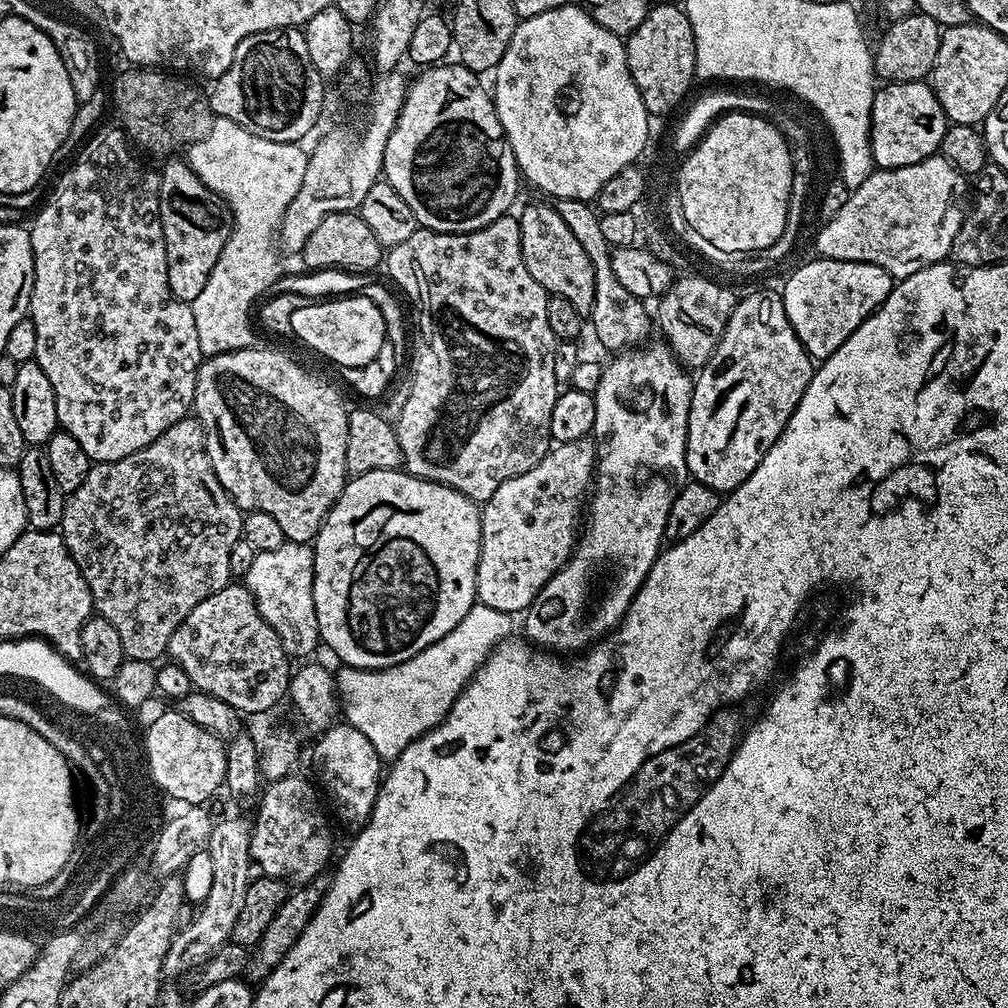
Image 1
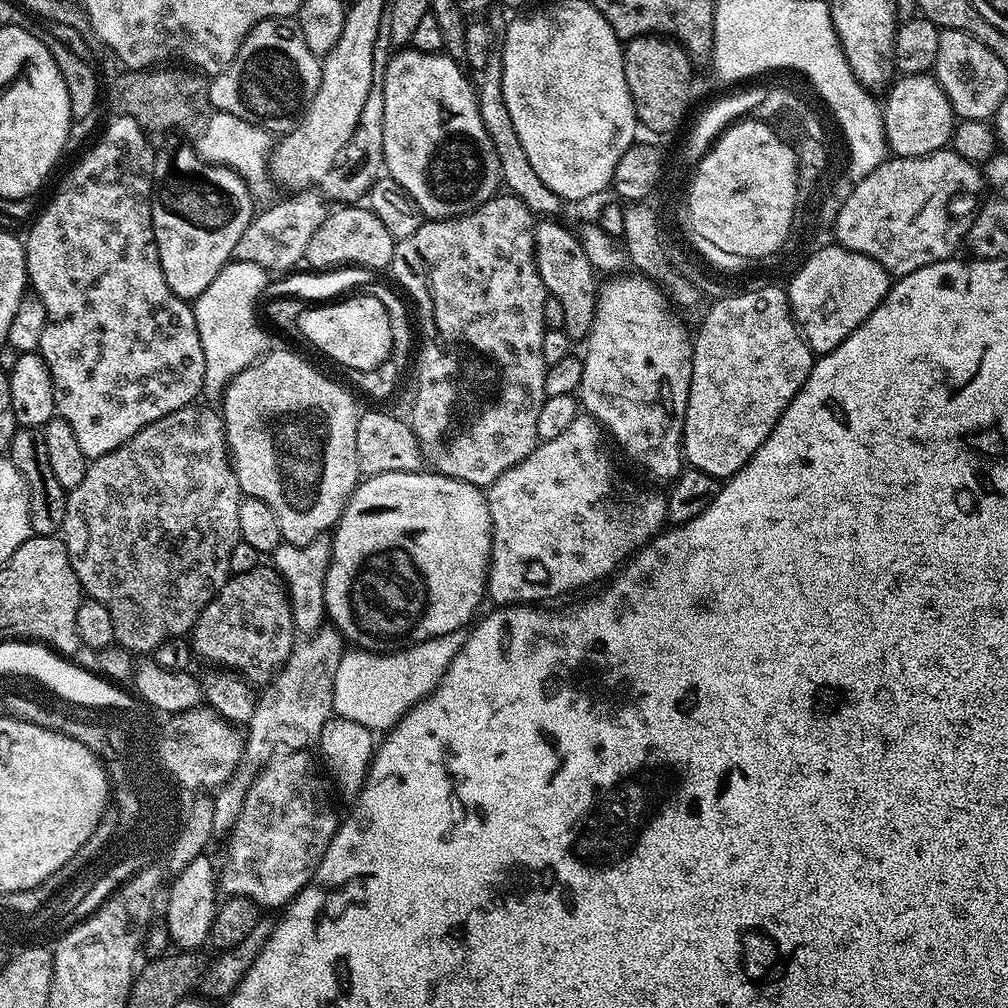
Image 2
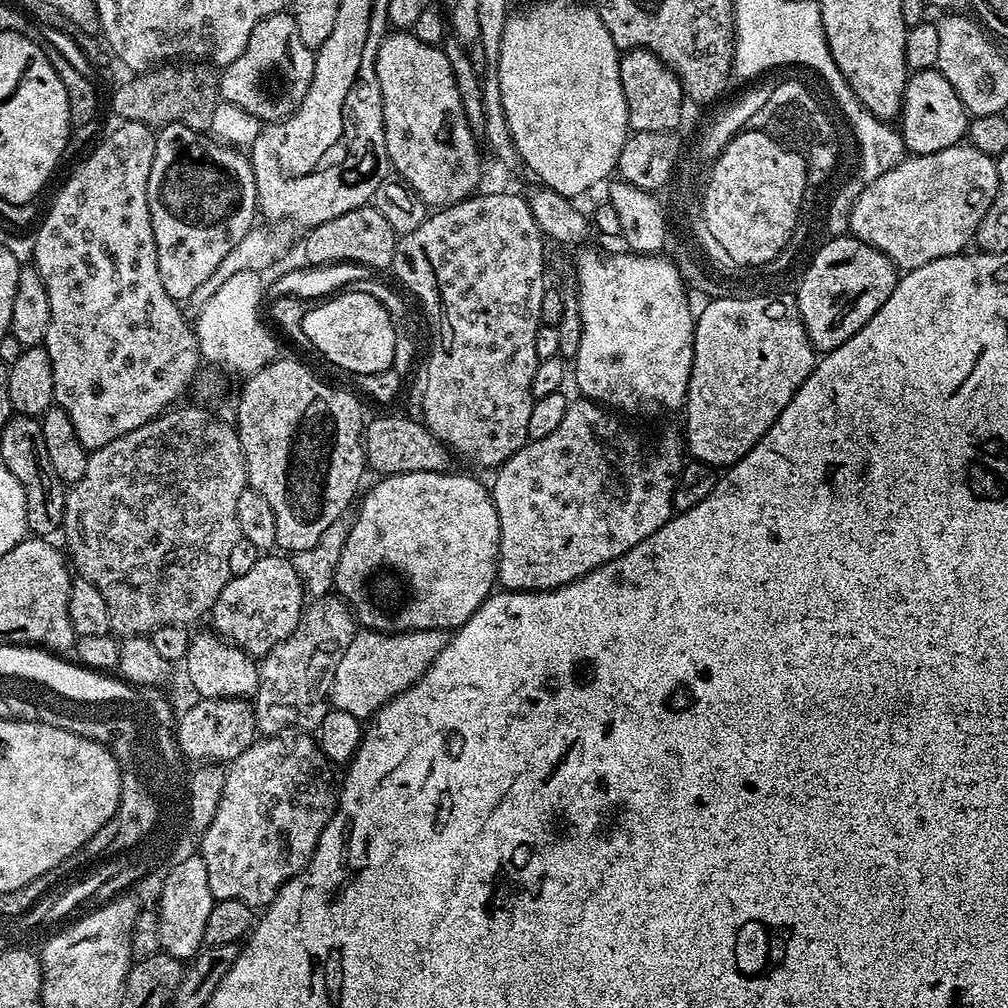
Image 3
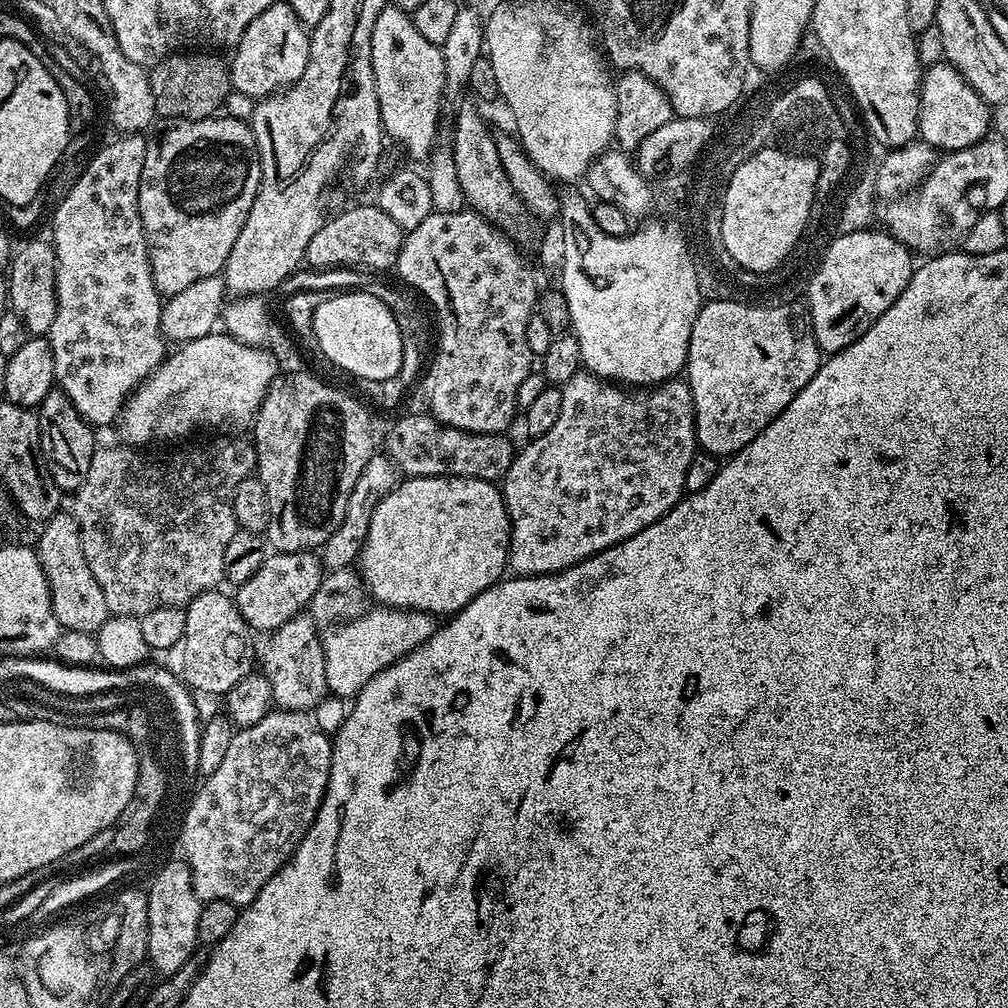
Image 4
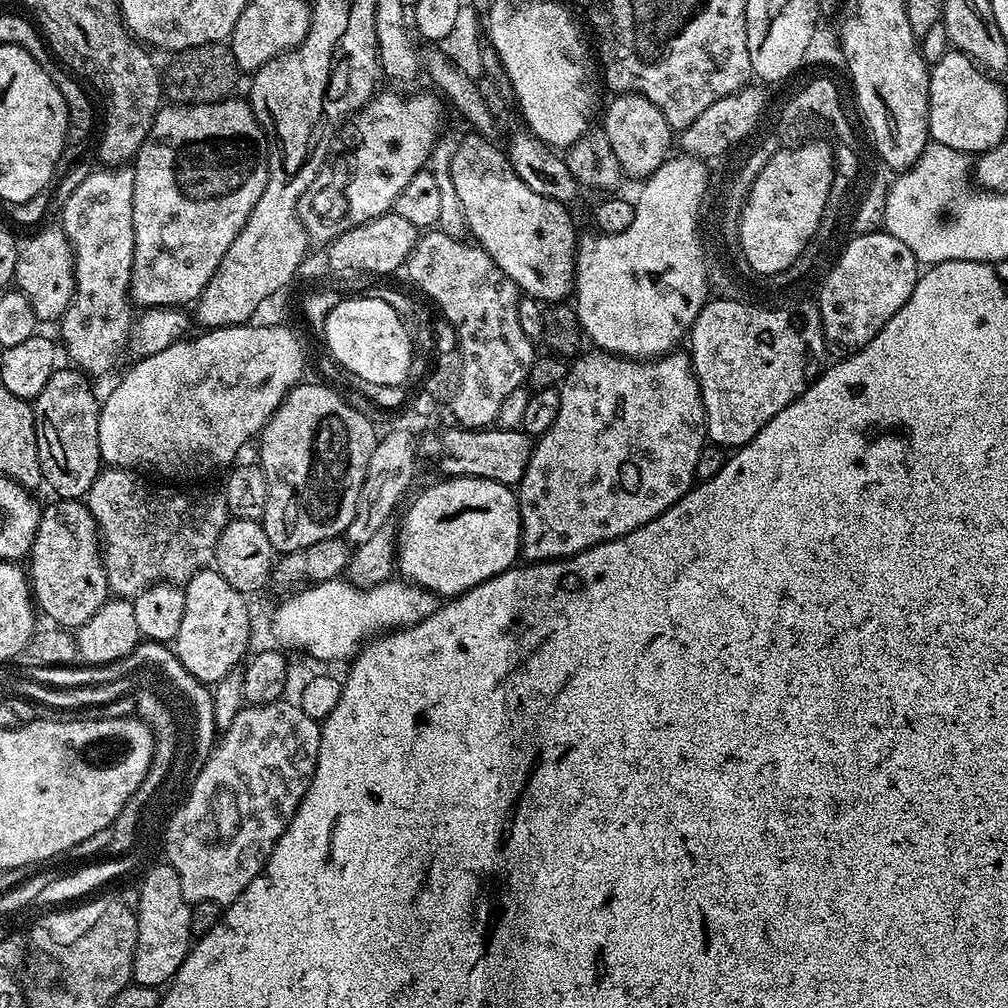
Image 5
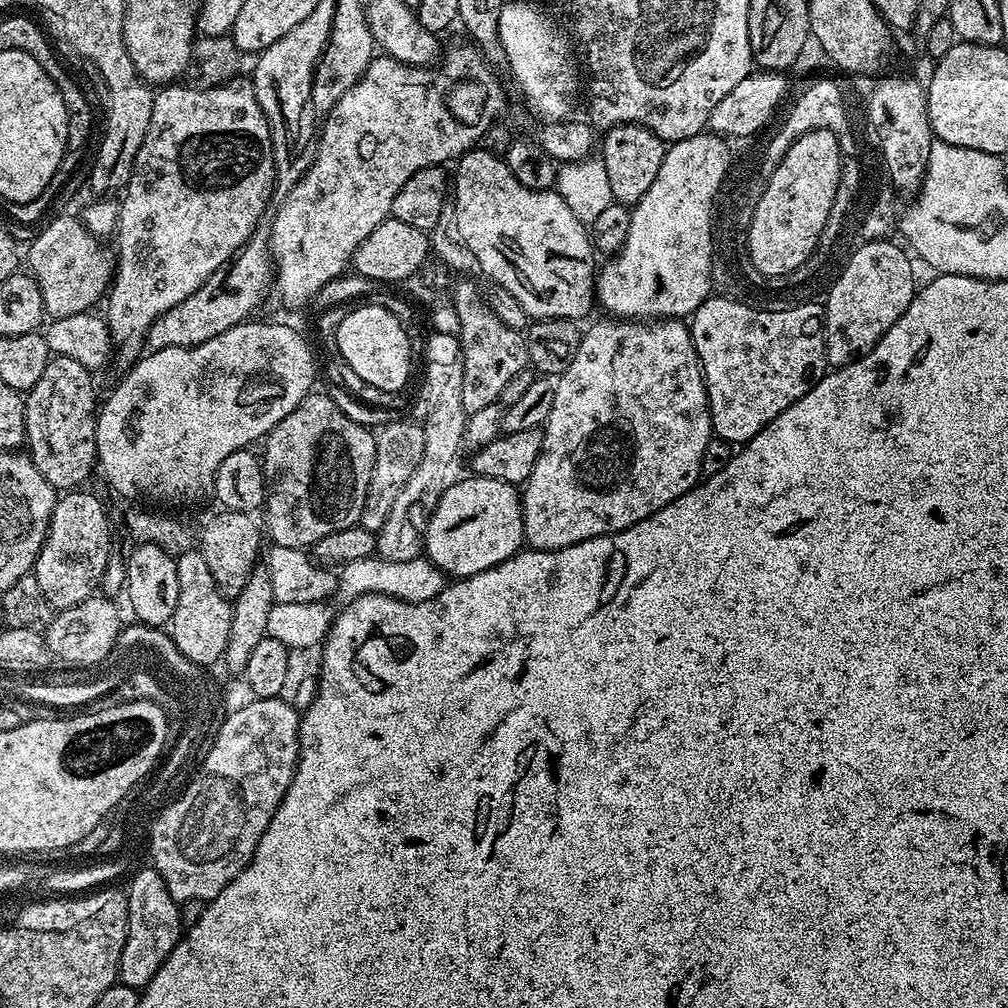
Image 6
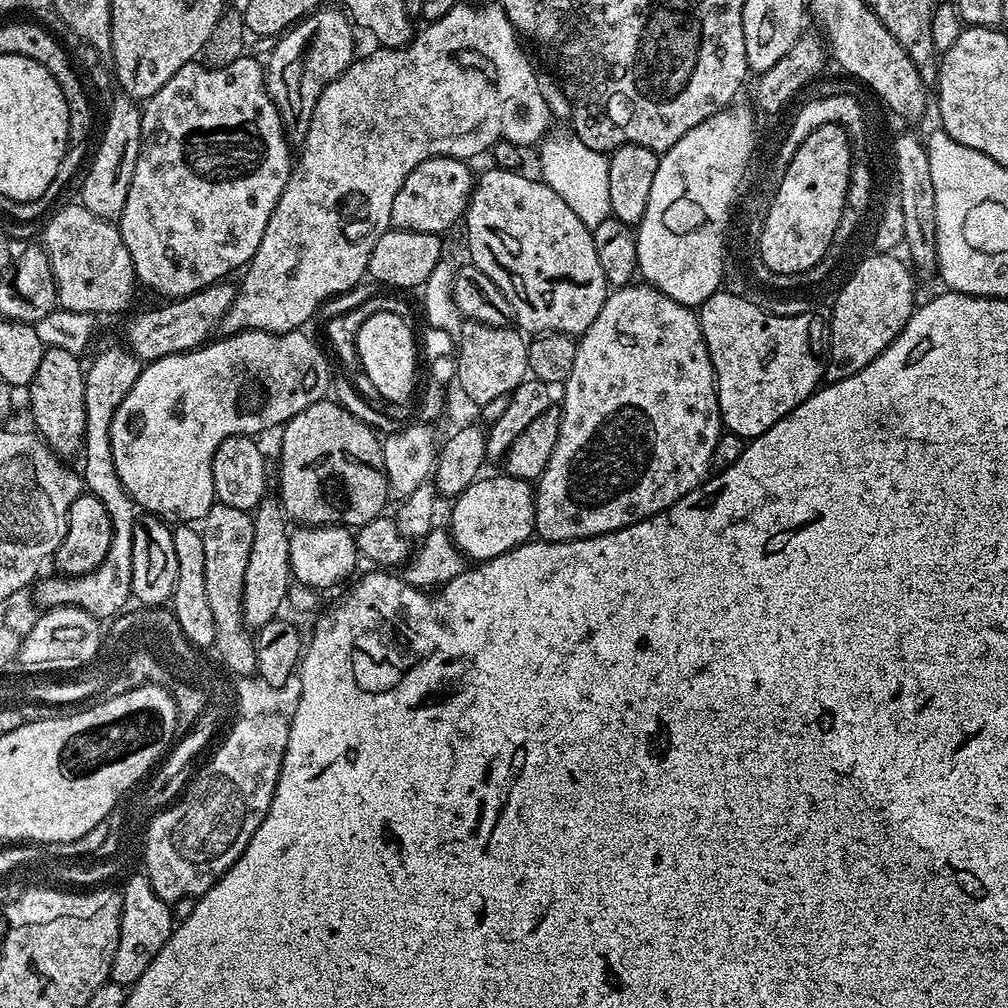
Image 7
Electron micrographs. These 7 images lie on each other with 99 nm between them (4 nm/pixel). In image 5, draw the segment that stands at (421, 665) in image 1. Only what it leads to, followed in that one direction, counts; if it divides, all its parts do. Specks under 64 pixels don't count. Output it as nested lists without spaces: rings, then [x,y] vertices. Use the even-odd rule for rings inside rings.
[[[337,578],[301,587],[285,596],[288,597],[272,612],[272,636],[277,640],[275,643],[285,644],[285,646],[280,645],[285,649],[305,648],[316,660],[345,660],[345,662],[351,661],[365,641],[375,637],[381,630],[414,626],[433,616],[442,603],[441,597],[436,593],[428,588],[410,584],[403,578],[393,578],[373,588],[355,588],[347,579]]]

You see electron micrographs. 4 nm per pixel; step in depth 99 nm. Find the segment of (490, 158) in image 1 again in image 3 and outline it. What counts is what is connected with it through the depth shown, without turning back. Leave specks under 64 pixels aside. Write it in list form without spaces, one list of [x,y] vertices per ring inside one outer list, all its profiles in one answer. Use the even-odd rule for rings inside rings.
[[[408,30],[389,31],[378,46],[376,74],[377,84],[381,88],[386,150],[395,175],[409,184],[422,197],[425,205],[433,209],[448,208],[467,200],[479,189],[476,187],[480,184],[481,145],[477,133],[468,124],[443,47],[422,42]]]

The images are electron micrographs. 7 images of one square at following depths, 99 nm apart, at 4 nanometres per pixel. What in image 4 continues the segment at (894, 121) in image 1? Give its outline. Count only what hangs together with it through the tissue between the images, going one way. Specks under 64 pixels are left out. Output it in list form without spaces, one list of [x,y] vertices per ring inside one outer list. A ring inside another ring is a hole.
[[[947,62],[927,65],[920,81],[919,139],[945,153],[974,146],[990,132],[990,105]],[[944,148],[944,149],[943,149]]]

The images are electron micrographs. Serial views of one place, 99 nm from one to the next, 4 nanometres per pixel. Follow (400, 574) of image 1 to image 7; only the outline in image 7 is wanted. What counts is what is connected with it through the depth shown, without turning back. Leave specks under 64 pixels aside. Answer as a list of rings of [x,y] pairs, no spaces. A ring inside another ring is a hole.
[[[507,474],[492,476],[489,480],[477,478],[461,496],[455,497],[452,504],[452,542],[472,562],[493,560],[498,554],[506,554],[519,544],[529,543],[533,539],[536,526],[536,497],[529,481],[519,480]]]

